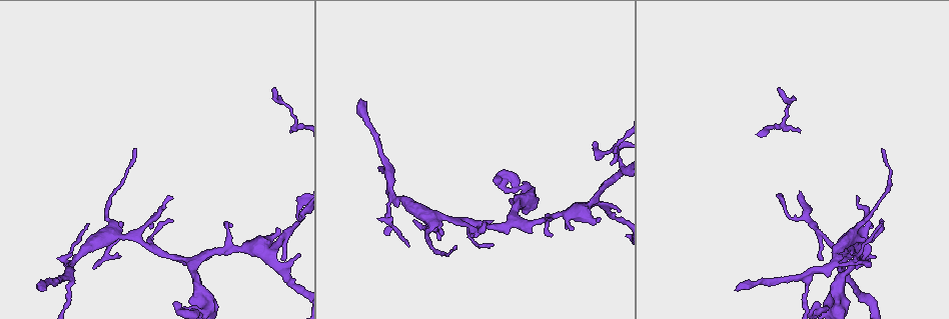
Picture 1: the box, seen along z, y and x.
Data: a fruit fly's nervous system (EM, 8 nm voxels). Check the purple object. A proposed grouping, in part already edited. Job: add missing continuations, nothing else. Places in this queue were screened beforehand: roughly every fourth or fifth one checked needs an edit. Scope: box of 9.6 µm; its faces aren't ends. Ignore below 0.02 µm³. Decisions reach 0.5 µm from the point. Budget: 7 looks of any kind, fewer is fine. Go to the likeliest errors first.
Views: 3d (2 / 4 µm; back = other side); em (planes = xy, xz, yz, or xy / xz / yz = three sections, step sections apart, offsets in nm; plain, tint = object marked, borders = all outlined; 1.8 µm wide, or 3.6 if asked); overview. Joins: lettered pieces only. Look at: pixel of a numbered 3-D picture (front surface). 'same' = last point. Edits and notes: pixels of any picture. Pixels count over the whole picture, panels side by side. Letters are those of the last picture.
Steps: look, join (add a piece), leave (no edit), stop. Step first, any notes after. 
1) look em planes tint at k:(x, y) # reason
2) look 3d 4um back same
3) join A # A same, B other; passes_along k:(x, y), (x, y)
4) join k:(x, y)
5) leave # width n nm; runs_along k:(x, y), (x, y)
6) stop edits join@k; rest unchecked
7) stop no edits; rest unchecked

look em planes borders at 1:(46, 289) # branch stops here

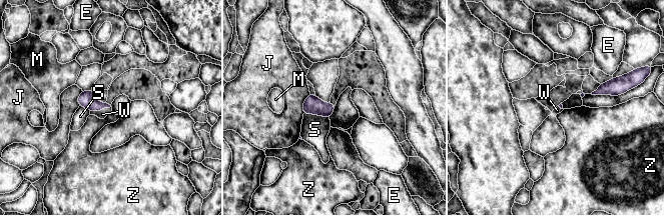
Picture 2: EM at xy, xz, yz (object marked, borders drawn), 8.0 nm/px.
join W # longest_contact S 220 nm; E other, J other, M other, S other, W same, Z other; passes_along 2:(87, 99), (100, 109), (101, 114); it goes on there

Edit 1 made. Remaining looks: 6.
look em yz step 8 borders at 1:(388, 235) # an open end

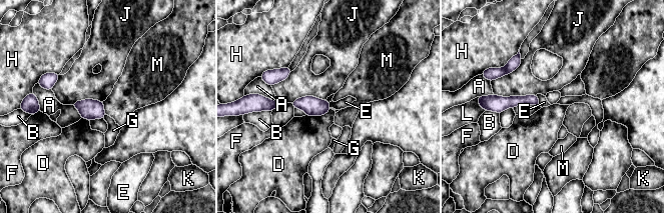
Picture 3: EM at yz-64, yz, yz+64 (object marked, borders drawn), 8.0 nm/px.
leave # A other, B other, D other, E other, F other, G other, H other, J other, K other, L other, M other; border 3:(536, 95), (540, 104); none of them fits

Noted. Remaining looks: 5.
stop edits join@2; rest unchecked

